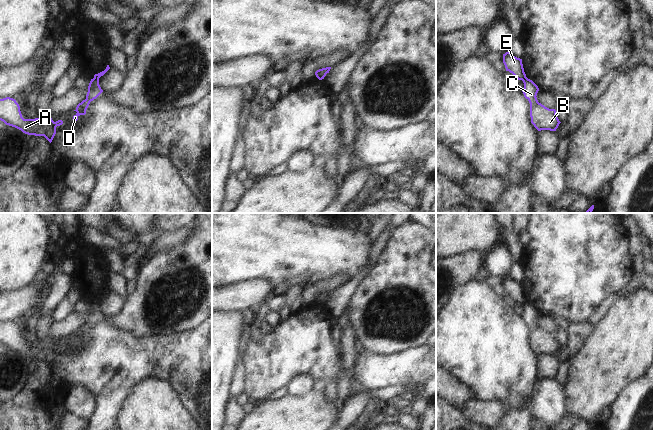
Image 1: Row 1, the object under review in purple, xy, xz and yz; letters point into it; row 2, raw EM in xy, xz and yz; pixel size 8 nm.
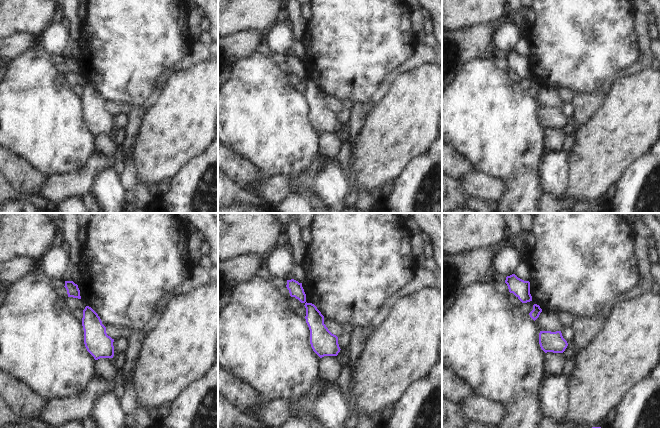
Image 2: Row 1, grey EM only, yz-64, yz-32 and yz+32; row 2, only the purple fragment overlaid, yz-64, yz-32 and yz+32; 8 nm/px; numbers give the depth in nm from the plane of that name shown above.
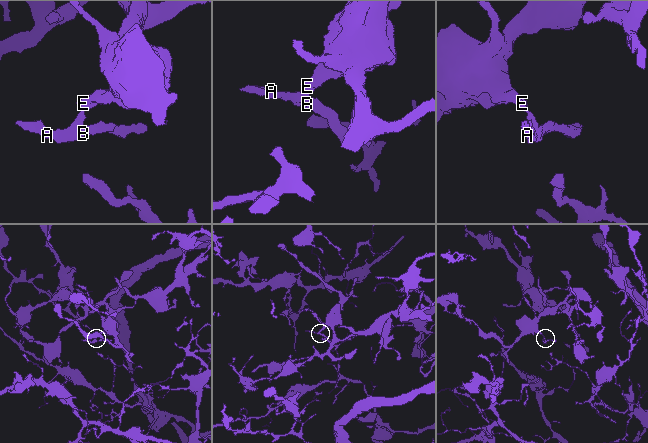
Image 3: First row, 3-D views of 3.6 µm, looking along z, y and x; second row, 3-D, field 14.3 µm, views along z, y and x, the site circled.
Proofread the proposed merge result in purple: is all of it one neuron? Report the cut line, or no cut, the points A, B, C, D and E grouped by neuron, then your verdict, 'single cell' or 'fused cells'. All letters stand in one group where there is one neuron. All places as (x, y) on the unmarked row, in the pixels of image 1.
cut xy (94, 300), (98, 302); groups A B C D / E; fused cells

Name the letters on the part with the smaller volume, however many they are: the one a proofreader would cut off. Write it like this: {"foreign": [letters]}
{"foreign": ["A", "B", "C", "D"]}

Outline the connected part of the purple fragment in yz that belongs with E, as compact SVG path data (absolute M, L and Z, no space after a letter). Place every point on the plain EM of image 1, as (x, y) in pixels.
M506 276L503 278L503 287L506 295L512 297L518 304L523 304L526 301L522 283L513 280L510 276Z

